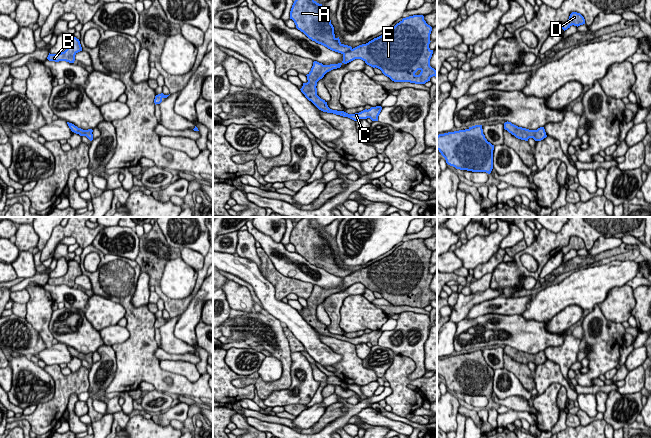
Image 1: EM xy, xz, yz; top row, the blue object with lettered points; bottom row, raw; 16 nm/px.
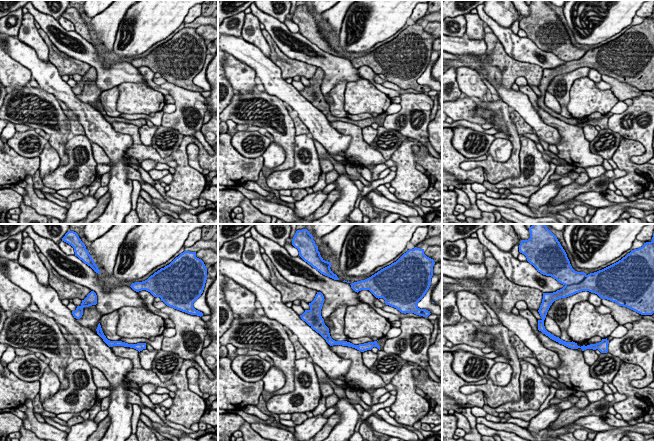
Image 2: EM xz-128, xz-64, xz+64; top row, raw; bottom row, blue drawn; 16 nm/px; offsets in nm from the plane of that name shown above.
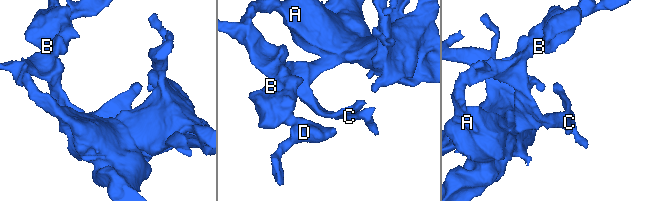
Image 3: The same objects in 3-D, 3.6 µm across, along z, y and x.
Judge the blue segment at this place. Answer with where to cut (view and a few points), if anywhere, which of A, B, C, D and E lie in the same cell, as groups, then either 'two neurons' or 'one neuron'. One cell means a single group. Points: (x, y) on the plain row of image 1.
no cut; A B C D E; one neuron

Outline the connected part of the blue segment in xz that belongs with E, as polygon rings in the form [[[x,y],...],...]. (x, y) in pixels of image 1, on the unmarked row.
[[[303,217],[296,222],[290,235],[290,243],[298,254],[312,265],[343,279],[343,285],[338,288],[323,289],[314,285],[311,295],[306,299],[308,306],[303,307],[300,314],[319,334],[354,345],[367,342],[378,345],[381,330],[348,338],[330,333],[327,326],[317,319],[317,306],[327,296],[355,283],[361,283],[367,289],[380,293],[394,306],[425,308],[431,301],[437,301],[437,295],[430,290],[433,278],[433,274],[429,272],[432,251],[426,247],[423,239],[403,242],[389,256],[352,272],[335,261],[330,239],[322,235],[322,228],[317,227],[310,217]]]

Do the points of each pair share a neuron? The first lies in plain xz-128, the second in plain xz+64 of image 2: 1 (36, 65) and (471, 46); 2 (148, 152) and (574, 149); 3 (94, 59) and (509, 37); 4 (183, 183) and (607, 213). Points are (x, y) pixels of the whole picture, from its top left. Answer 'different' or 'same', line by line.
1: same
2: same
3: same
4: different

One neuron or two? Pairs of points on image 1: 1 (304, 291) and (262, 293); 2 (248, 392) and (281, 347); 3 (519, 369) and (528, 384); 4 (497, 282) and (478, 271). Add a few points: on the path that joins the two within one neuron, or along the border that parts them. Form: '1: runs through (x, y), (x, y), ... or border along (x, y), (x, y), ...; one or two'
1: border along (261, 272), (274, 287), (274, 295), (281, 300); two
2: border along (259, 376), (256, 378), (235, 378), (231, 383); two
3: runs through (523, 373), (527, 380); one
4: border along (502, 260), (492, 273); two

